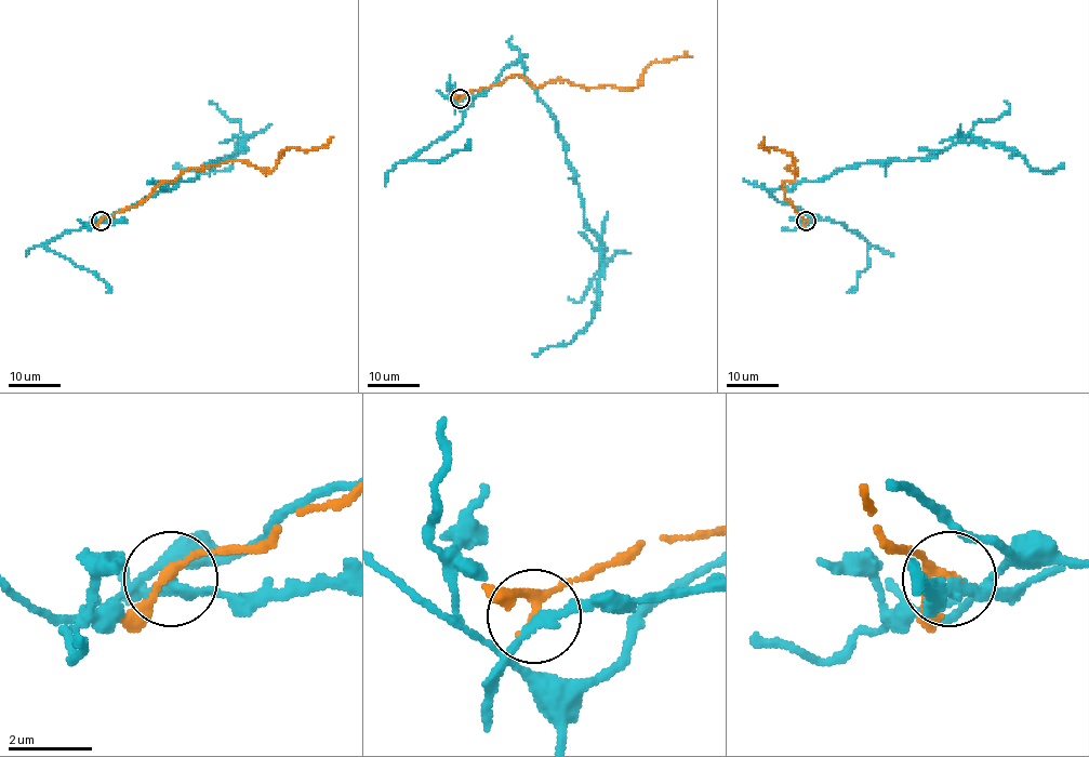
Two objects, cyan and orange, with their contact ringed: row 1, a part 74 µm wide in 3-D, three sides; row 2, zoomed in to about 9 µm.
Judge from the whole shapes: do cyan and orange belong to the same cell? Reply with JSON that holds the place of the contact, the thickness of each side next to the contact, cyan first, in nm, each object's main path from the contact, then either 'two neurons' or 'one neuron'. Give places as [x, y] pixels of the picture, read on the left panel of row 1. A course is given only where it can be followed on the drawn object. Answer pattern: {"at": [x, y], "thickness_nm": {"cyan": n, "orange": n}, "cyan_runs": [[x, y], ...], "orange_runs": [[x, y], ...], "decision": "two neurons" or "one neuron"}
{"at": [101, 221], "thickness_nm": {"cyan": 190, "orange": 180}, "cyan_runs": [[102, 221], [177, 182], [191, 181], [207, 162], [226, 158], [243, 142], [239, 141], [226, 171], [173, 164]], "orange_runs": [[102, 221], [137, 206], [160, 183], [189, 169], [247, 161], [271, 171], [284, 149], [317, 149], [332, 137]], "decision": "two neurons"}

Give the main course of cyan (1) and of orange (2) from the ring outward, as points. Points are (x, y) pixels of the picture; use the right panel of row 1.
1: (806, 221), (813, 217), (768, 189), (870, 162), (932, 158), (958, 142), (1012, 148), (1036, 171), (1061, 164)
2: (806, 221), (784, 196), (796, 161), (796, 171), (791, 156), (764, 147), (765, 137)

